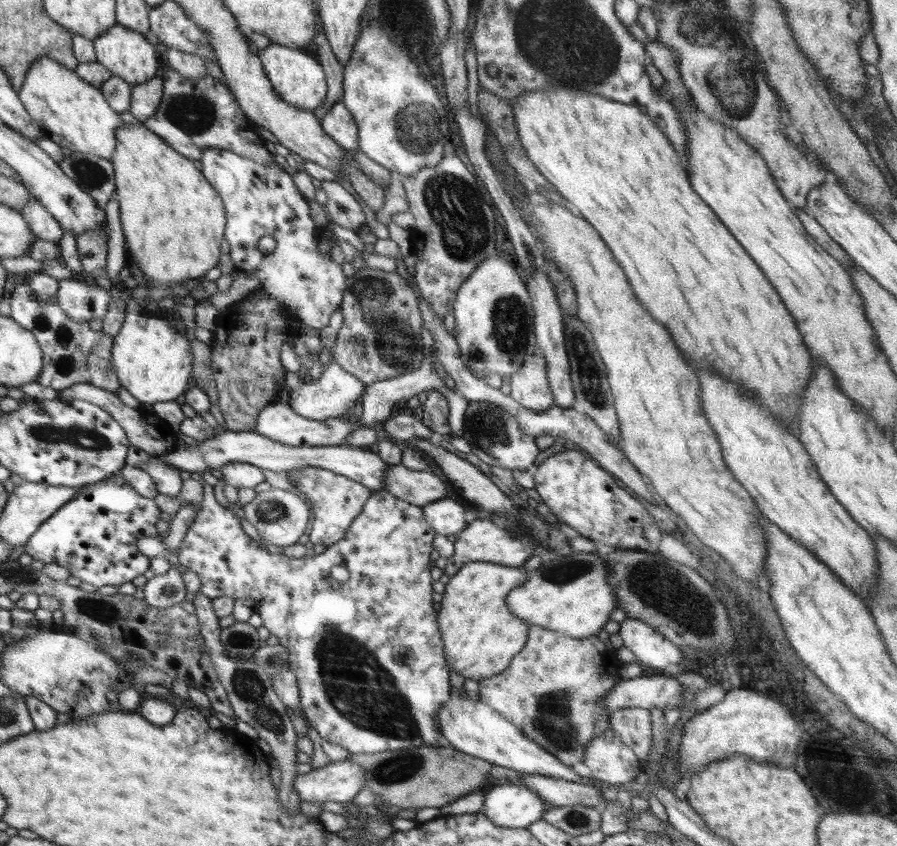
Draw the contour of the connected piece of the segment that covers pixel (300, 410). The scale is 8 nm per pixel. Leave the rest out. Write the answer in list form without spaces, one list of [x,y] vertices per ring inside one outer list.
[[[319,361],[322,368],[322,375],[316,379],[309,382],[302,382],[295,372],[289,372],[286,375],[285,386],[286,389],[289,389],[289,396],[287,396],[287,404],[296,412],[296,414],[309,419],[309,420],[318,420],[324,421],[328,418],[340,418],[340,416],[346,414],[349,408],[354,408],[356,400],[360,398],[360,395],[363,395],[365,388],[368,384],[364,384],[361,380],[358,380],[354,375],[346,372],[338,363],[331,362],[328,365],[322,365]]]

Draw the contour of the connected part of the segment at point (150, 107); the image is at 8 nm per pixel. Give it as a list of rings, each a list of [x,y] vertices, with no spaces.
[[[160,77],[151,78],[149,82],[131,87],[129,112],[134,115],[134,118],[144,121],[157,111],[164,87],[164,81]]]

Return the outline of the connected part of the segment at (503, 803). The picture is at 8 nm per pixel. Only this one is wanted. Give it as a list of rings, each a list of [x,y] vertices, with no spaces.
[[[506,781],[485,794],[479,811],[496,826],[527,828],[540,820],[547,808],[548,805],[533,790],[515,781]]]

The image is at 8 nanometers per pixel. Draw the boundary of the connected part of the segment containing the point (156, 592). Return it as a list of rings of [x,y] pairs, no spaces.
[[[171,566],[166,573],[154,575],[152,579],[147,580],[142,586],[146,604],[164,608],[184,601],[187,592],[181,574]]]

